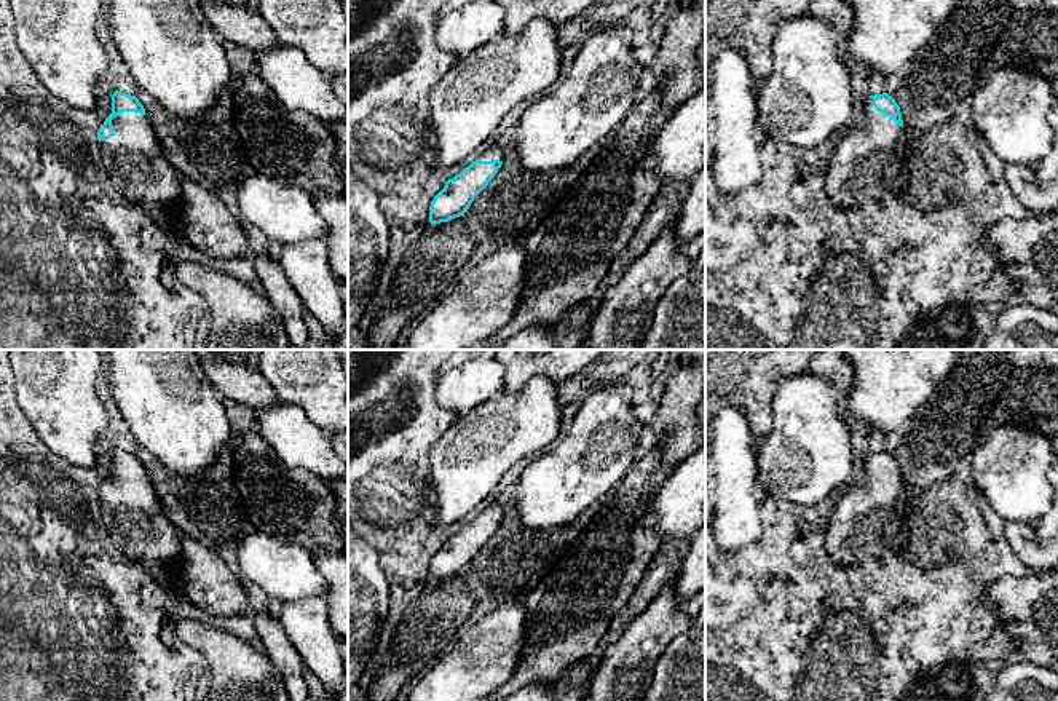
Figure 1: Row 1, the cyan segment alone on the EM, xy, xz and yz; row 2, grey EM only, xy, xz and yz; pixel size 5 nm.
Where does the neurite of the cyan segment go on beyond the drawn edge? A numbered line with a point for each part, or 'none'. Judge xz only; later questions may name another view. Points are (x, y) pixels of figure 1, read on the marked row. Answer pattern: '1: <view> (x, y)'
1: xz (492, 152)

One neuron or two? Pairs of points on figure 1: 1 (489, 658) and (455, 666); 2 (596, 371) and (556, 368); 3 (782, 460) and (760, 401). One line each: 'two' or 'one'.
1: one
2: two
3: two

